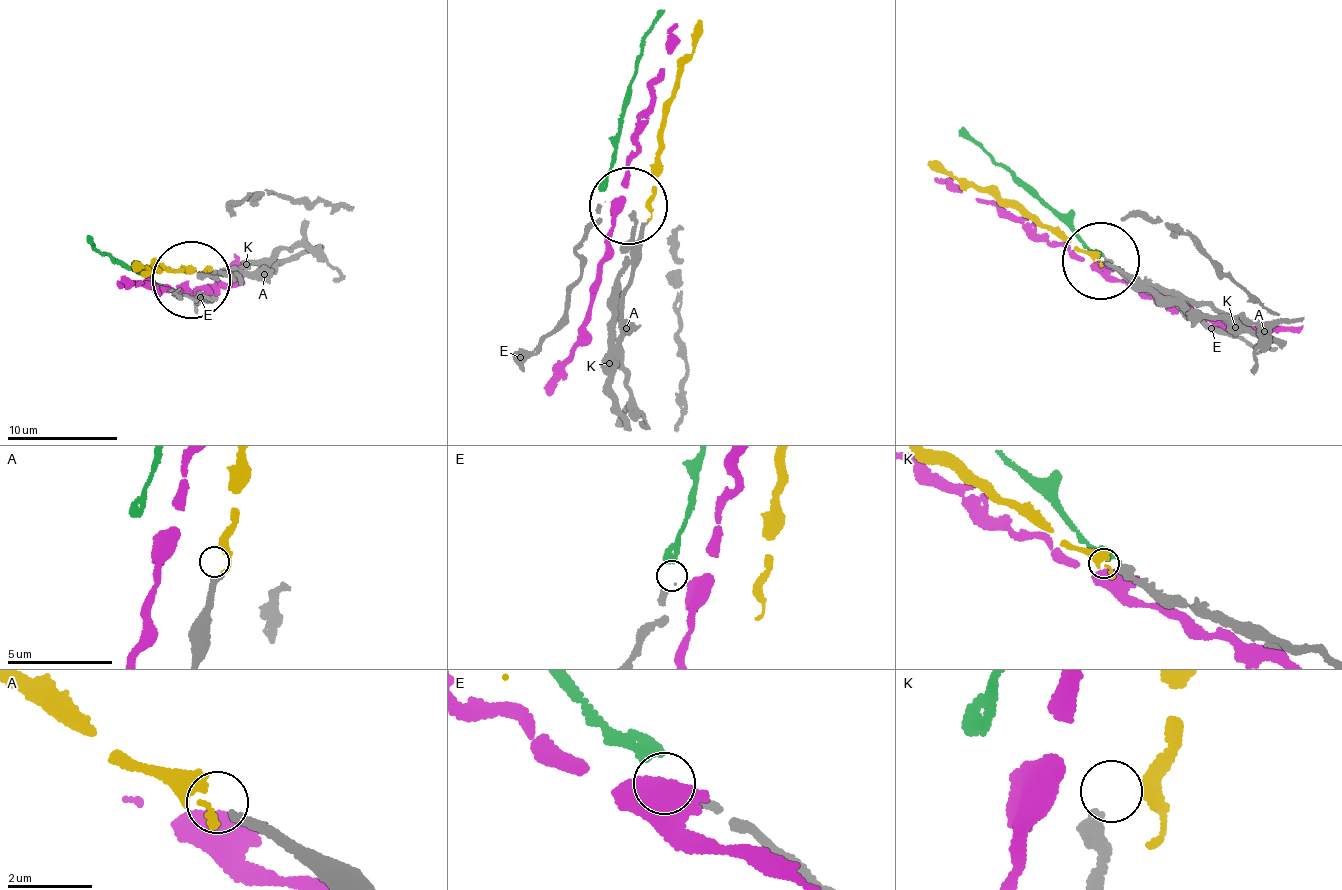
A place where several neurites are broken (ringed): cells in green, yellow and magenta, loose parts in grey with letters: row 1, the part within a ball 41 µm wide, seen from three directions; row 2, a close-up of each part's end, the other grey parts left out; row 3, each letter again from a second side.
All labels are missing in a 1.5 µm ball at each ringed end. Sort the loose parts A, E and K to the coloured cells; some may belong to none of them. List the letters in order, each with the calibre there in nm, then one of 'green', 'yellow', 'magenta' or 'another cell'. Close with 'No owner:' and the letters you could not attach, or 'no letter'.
A: 280 nm | yellow
E: 240 nm | green
K: 440 nm | another cell
No owner: K

